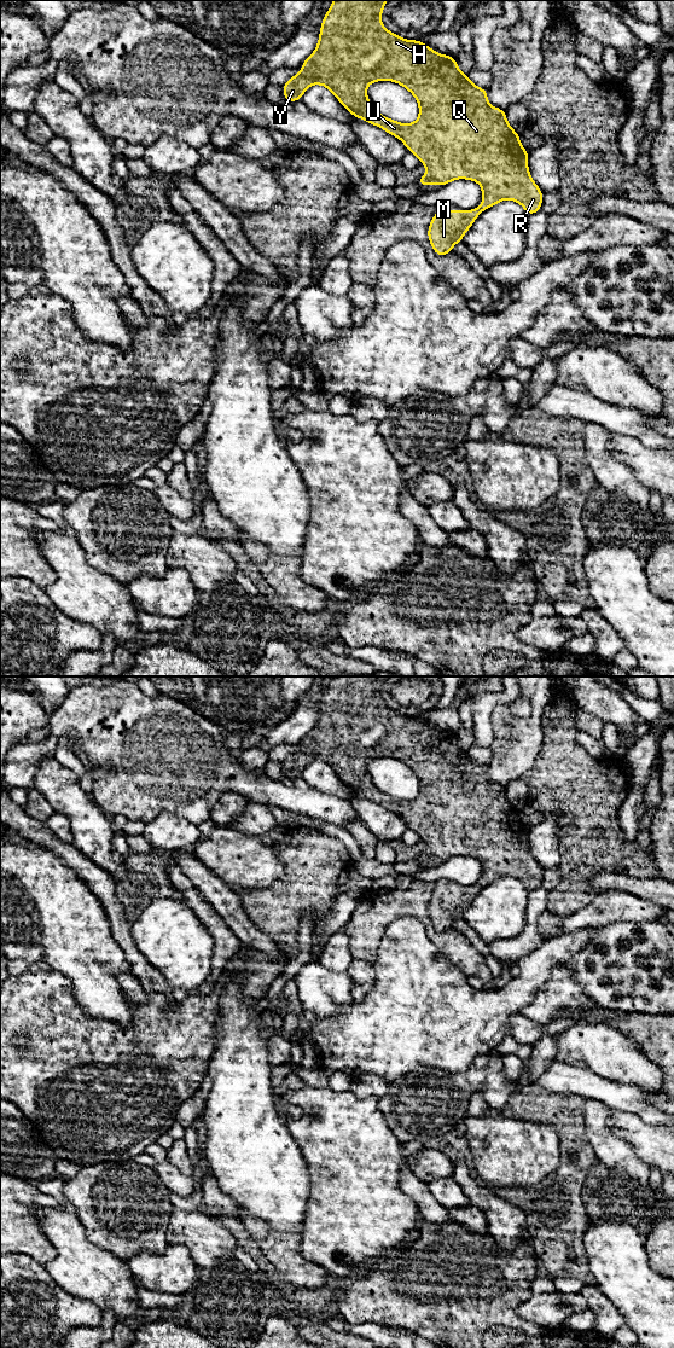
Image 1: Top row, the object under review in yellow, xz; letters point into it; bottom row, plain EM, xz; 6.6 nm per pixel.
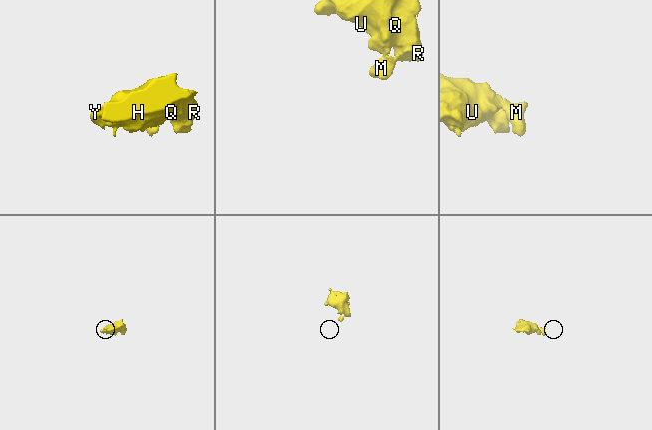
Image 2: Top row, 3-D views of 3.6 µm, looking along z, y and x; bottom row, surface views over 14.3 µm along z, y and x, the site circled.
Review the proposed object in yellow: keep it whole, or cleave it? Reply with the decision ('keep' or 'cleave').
keep

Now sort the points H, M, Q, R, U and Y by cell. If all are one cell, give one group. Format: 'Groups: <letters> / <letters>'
Groups: H M Q R U Y

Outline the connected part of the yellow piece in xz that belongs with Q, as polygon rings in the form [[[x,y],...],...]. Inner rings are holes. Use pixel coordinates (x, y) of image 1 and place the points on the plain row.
[[[333,676],[324,692],[319,719],[314,728],[302,739],[301,748],[290,754],[283,762],[283,773],[290,779],[302,775],[302,772],[312,761],[323,761],[338,775],[338,778],[356,795],[384,806],[388,810],[399,814],[408,829],[416,831],[428,846],[426,850],[417,856],[420,862],[445,862],[457,855],[476,858],[482,865],[482,882],[465,887],[438,887],[434,890],[428,905],[428,914],[434,929],[438,932],[452,930],[455,919],[463,919],[464,911],[470,906],[481,889],[510,876],[519,879],[530,893],[538,889],[542,882],[542,867],[531,855],[528,846],[529,829],[519,818],[519,809],[515,808],[506,796],[505,786],[490,783],[487,765],[475,762],[467,750],[458,745],[455,733],[440,731],[431,724],[418,716],[401,715],[383,703],[380,692],[388,676]],[[394,726],[408,726],[409,734],[394,731]],[[377,757],[397,759],[409,767],[418,778],[419,795],[413,800],[400,800],[380,791],[367,774],[367,762]]]

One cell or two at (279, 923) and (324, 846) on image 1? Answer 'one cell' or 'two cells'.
one cell

